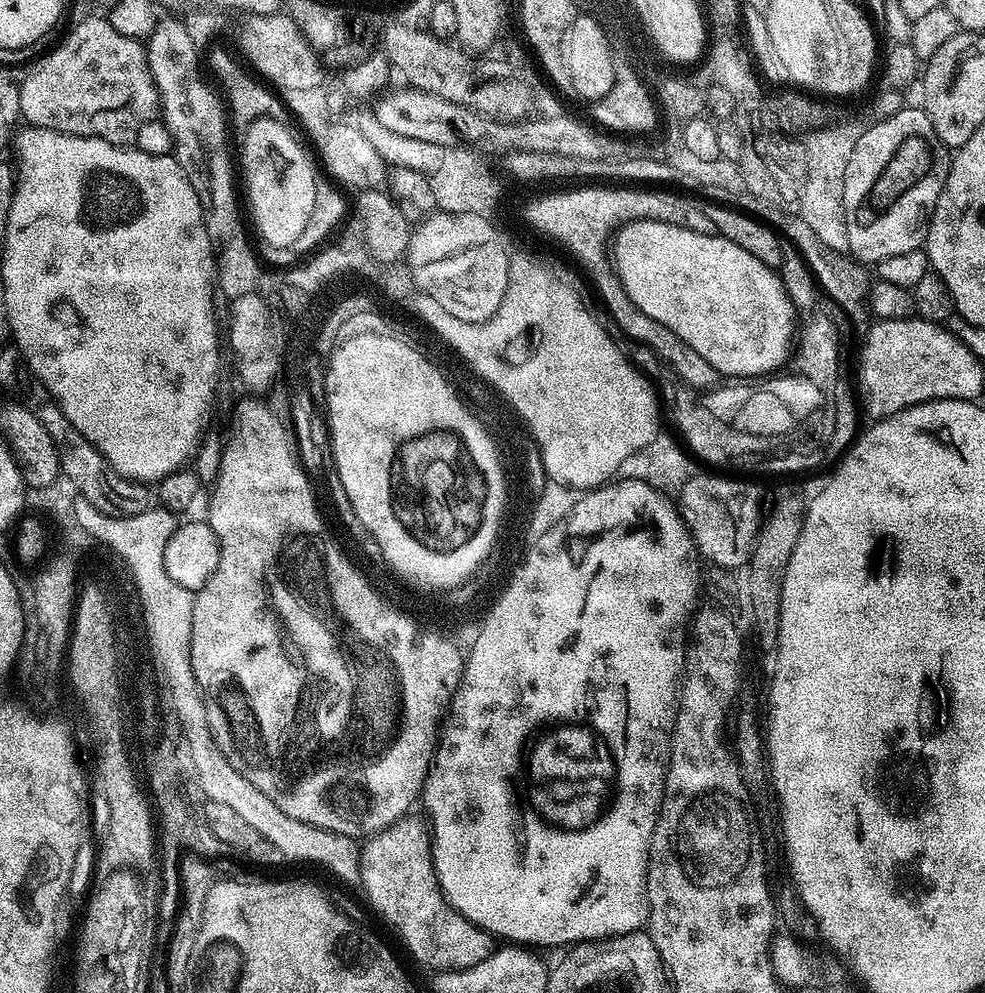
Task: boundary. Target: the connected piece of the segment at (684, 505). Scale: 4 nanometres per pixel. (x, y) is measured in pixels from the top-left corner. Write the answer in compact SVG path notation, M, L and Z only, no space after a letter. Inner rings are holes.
M701 474L678 494L678 511L684 517L684 524L691 524L694 541L699 541L710 562L720 560L723 568L733 565L737 570L749 563L756 541L752 531L762 522L760 492L754 485L728 476Z

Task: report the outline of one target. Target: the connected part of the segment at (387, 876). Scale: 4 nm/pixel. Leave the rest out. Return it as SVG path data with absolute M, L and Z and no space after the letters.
M405 818L391 824L386 830L369 836L363 841L360 853L360 884L372 903L372 908L388 924L405 932L404 944L408 952L420 964L432 970L451 970L469 968L482 962L494 951L494 937L484 932L476 924L471 924L465 916L458 914L446 902L432 869L430 838L423 823Z

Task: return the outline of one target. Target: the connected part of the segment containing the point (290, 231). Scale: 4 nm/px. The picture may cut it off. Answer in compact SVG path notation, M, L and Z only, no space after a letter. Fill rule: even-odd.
M255 120L249 124L244 136L244 153L238 156L238 164L244 167L244 184L248 187L248 204L252 207L252 222L260 223L260 235L268 236L277 246L283 242L298 238L298 233L304 228L309 217L309 211L314 206L316 193L316 177L318 168L312 165L310 157L304 153L304 148L292 137L288 124L279 124L277 120Z

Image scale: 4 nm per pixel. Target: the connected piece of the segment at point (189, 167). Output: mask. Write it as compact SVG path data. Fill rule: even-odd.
M159 19L146 41L146 51L148 69L160 95L162 120L164 116L164 124L172 135L171 151L176 157L176 165L184 171L190 186L204 196L211 236L228 236L228 228L236 228L236 223L242 220L242 213L236 205L236 188L232 185L234 156L228 153L230 124L226 119L225 105L219 95L216 97L212 93L211 86L200 73L198 46L184 22Z

